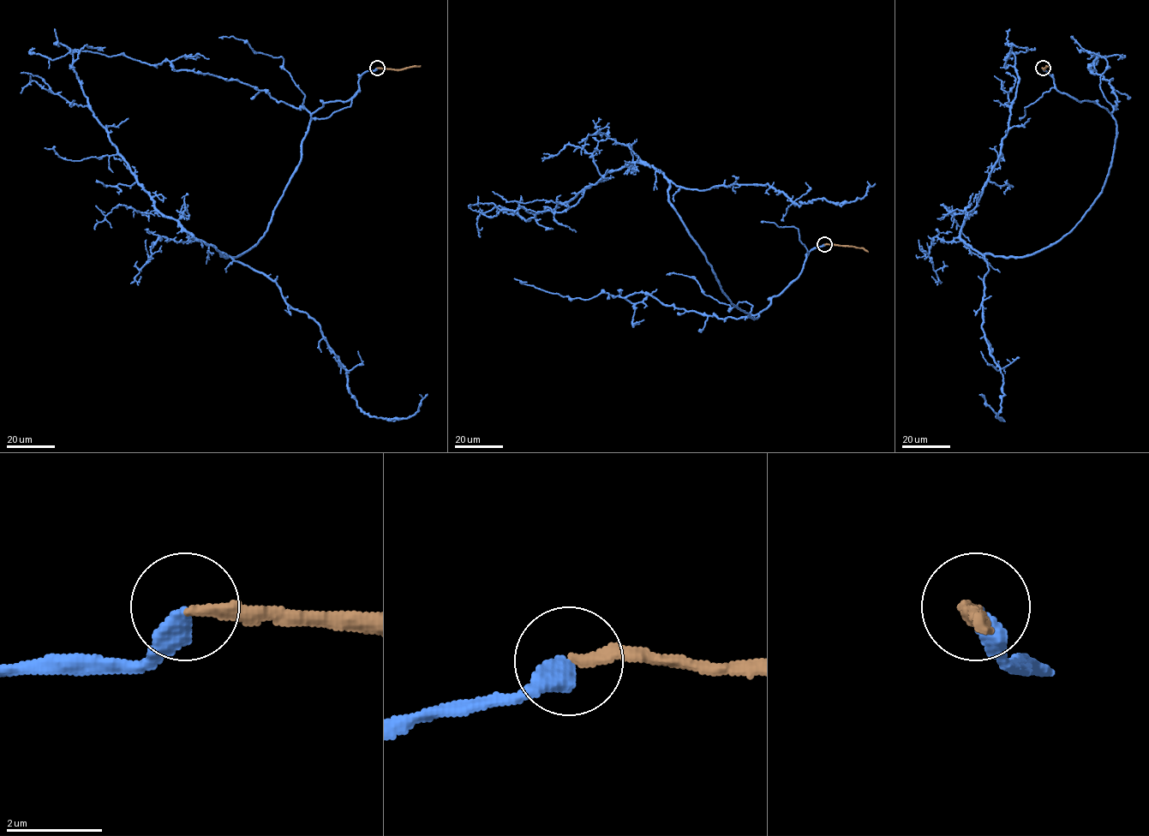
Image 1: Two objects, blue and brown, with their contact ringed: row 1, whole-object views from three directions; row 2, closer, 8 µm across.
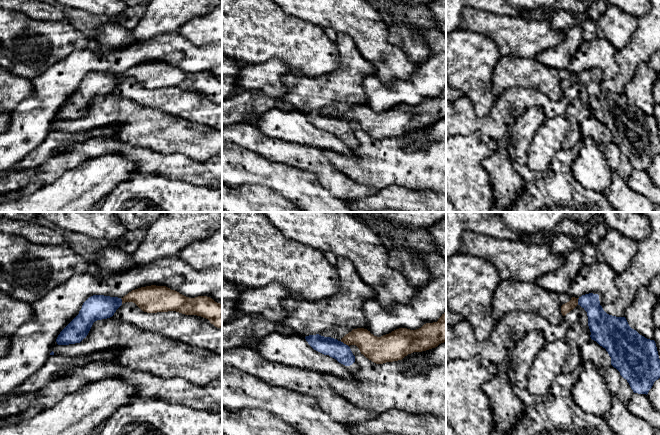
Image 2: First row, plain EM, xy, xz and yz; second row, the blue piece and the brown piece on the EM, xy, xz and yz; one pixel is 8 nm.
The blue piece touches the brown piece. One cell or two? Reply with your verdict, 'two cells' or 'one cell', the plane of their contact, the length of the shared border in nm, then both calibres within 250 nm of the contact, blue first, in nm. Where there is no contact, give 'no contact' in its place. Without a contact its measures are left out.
one cell | xz | 80 nm | 150/190 nm

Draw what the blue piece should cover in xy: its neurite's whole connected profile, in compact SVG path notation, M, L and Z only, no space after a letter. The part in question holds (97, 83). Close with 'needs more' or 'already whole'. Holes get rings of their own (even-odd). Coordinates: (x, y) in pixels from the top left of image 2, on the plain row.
M146 62L132 66L123 74L93 71L82 81L79 90L60 108L58 121L80 119L88 111L93 99L107 95L125 78L135 79L147 89L176 87L185 91L206 94L222 104L222 81L207 72L186 73L166 62Z | needs more

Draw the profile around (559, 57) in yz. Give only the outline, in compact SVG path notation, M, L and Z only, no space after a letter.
M571 26L563 29L563 35L564 38L558 45L537 55L536 58L540 63L558 70L569 70L573 54L584 41L582 28L581 26Z

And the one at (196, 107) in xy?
M125 78L112 93L140 106L222 131L222 104L215 103L201 92L176 87L147 89L133 78Z

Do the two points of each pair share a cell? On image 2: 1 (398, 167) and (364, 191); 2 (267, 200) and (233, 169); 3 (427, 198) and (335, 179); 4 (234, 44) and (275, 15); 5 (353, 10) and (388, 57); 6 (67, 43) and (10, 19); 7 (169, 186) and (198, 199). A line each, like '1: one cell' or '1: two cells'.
1: two cells
2: two cells
3: two cells
4: one cell
5: one cell
6: one cell
7: one cell

